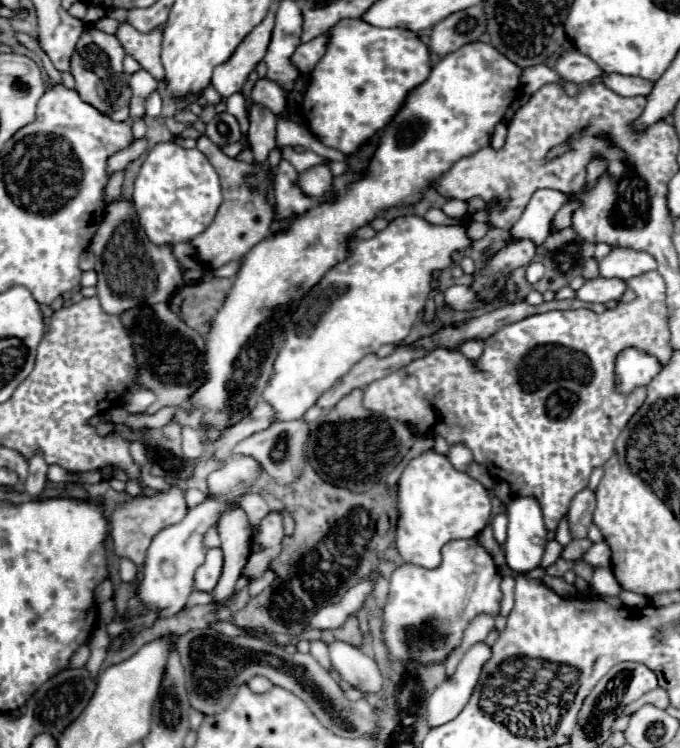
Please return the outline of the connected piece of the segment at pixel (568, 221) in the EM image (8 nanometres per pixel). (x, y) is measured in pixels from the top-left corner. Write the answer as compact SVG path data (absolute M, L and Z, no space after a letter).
M578 198L568 200L568 202L556 212L556 216L552 218L552 230L550 230L550 232L560 232L560 230L570 228L570 226L572 226L572 212L574 212L576 208L580 208L580 200L578 200Z

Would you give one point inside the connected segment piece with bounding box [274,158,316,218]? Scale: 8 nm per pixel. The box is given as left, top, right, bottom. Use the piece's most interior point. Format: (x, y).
(290, 199)

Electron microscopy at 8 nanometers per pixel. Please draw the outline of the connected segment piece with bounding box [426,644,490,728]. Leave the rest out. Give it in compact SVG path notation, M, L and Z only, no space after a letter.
M476 644L464 654L452 678L448 676L444 684L440 684L428 698L428 708L426 708L428 728L446 724L462 712L462 708L470 700L480 670L488 658L490 658L490 648L486 644Z

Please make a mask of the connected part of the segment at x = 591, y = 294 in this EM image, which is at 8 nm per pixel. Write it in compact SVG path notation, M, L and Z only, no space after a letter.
M594 278L594 280L586 280L582 284L582 288L576 290L576 298L584 300L584 302L620 302L622 296L626 292L626 282L618 280L618 278Z

